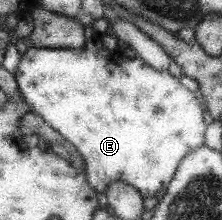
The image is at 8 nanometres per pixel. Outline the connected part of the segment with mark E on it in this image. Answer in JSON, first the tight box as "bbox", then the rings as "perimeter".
{"bbox":[16,26,206,198],"perimeter":[[[87,26],[85,36],[84,48],[38,48],[34,45],[24,50],[16,74],[21,92],[32,112],[42,116],[76,147],[83,157],[89,184],[99,196],[103,197],[110,184],[118,180],[134,185],[145,198],[155,197],[158,190],[169,188],[182,160],[205,145],[206,126],[204,112],[198,106],[199,98],[168,71],[158,71],[138,56],[128,58],[120,49],[104,48],[104,34],[91,26]]]}

